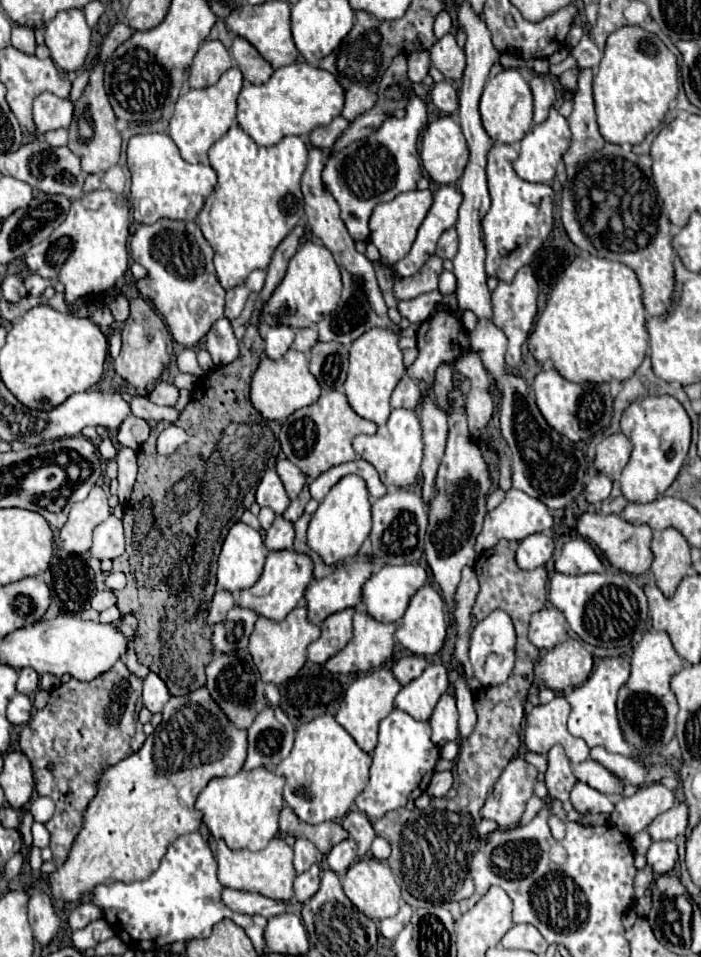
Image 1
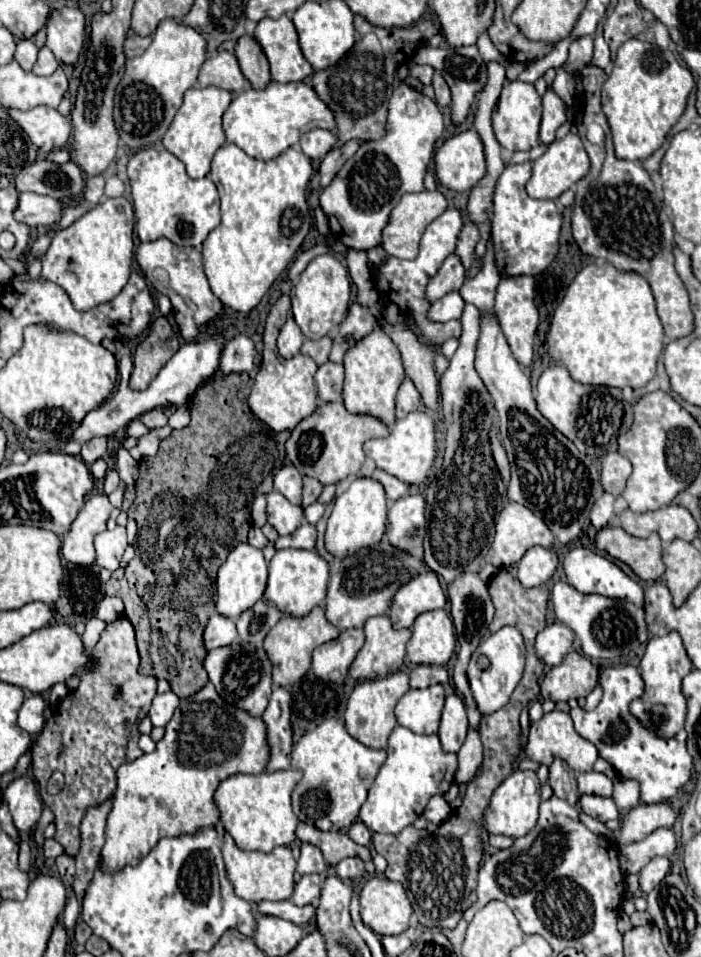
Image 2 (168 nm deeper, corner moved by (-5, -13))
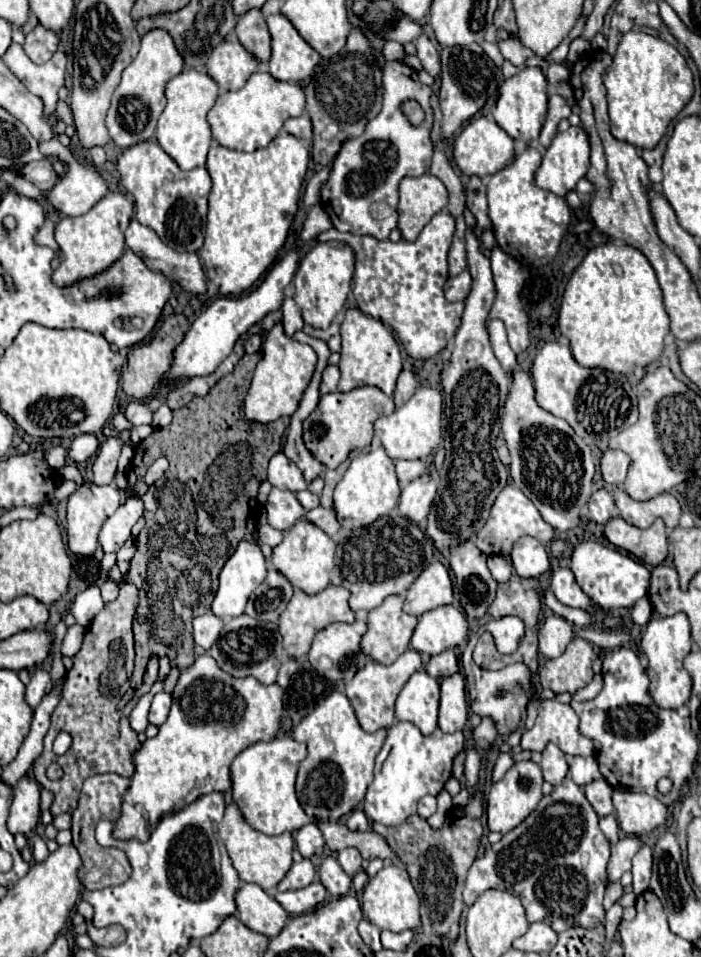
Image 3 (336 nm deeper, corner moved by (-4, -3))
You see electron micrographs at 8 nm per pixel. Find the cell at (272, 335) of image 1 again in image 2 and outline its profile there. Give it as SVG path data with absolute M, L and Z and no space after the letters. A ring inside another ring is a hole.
M288 316L286 324L282 326L280 336L278 336L278 354L282 358L292 358L292 356L296 356L300 352L302 342L304 342L304 336L302 336L300 328L296 326L294 318Z

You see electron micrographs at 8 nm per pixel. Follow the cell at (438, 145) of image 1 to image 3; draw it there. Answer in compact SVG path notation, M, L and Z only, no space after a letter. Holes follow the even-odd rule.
M485 116L481 118L475 118L471 120L463 132L455 138L455 144L453 144L453 158L455 158L455 164L457 168L467 174L467 176L479 176L479 178L485 178L485 176L491 176L499 170L503 170L507 164L513 162L515 158L515 140L493 120L487 120Z

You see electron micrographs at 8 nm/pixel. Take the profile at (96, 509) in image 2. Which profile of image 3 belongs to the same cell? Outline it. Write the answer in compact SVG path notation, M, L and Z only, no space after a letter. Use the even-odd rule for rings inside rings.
M83 482L67 500L67 540L69 550L79 556L91 556L99 546L99 530L103 522L117 510L121 504L121 494L115 486L97 486L91 482Z

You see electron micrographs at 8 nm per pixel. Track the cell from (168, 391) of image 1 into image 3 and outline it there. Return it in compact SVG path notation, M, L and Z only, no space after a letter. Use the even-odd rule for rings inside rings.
M137 400L129 402L129 406L125 408L123 414L127 416L127 420L129 420L133 426L151 424L151 418L153 418L153 414L151 414L151 410L147 408L147 404L145 404L145 402L137 402Z

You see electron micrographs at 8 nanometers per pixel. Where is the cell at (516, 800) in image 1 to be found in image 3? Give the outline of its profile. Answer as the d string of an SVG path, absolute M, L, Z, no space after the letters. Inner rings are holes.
M531 760L517 762L505 774L505 778L499 780L499 782L495 782L491 786L491 790L489 790L489 796L487 796L487 826L489 826L489 830L491 832L507 834L515 826L519 826L535 810L535 806L543 798L541 784L543 784L541 768L535 762L531 762Z

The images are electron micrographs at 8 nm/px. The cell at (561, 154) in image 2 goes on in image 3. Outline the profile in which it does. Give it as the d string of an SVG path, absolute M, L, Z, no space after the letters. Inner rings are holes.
M571 126L565 132L557 132L557 136L553 138L553 144L543 154L535 180L539 188L547 188L555 196L563 198L567 192L575 190L575 184L587 174L587 170L589 170L589 142L581 126Z

